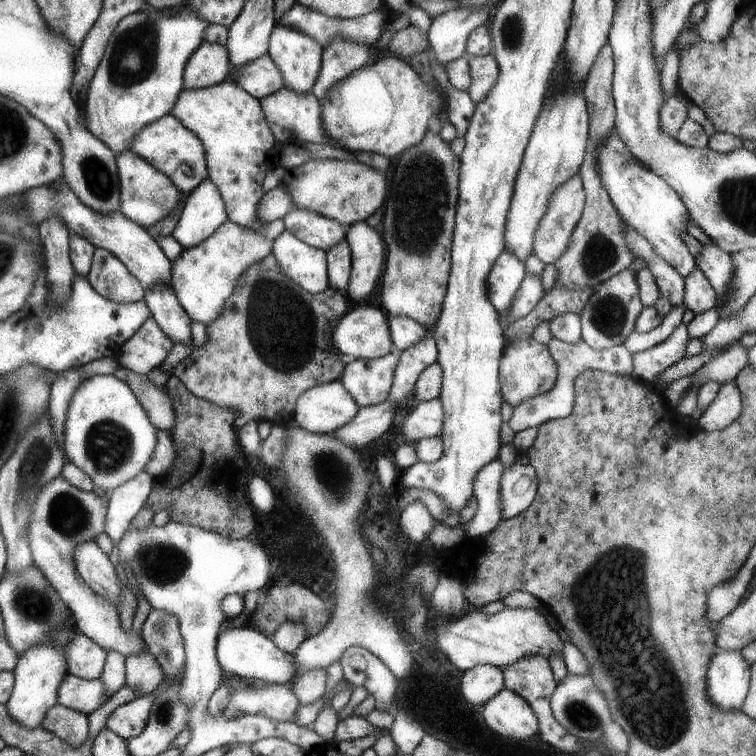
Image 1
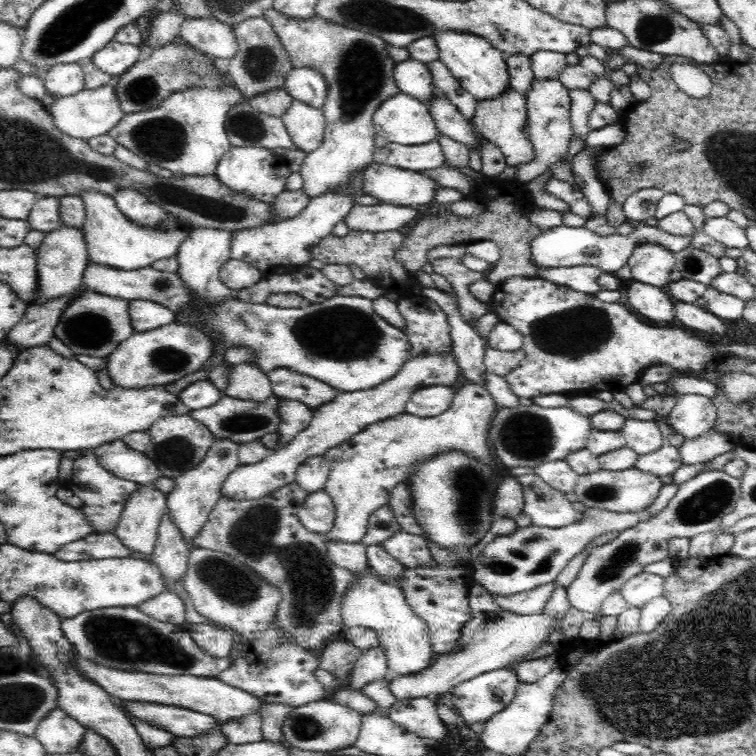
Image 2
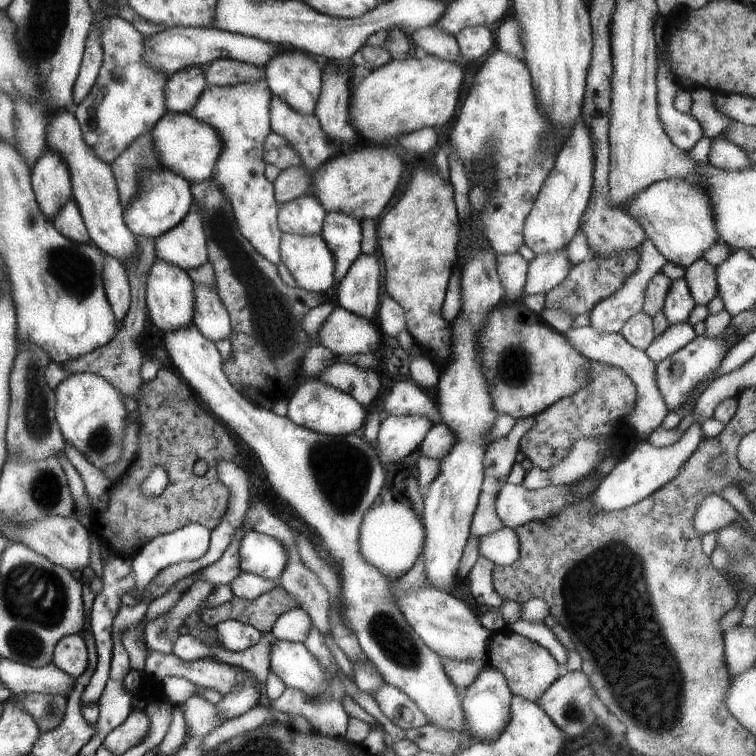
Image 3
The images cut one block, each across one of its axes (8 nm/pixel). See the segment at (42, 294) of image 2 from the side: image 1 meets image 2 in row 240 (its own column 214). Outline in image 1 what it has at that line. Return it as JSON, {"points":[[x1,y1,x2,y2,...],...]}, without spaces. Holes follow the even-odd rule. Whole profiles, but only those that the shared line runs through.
{"points":[[203,41,185,62,181,90,205,88,225,81,230,67,225,47]]}

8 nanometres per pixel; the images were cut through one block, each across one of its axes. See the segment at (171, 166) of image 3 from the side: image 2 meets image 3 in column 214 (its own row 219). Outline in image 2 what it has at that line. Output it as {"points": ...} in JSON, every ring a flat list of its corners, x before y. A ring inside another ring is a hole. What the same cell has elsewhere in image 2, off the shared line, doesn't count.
{"points":[[121,189,113,198,124,217,142,227,157,228,169,216,160,206,134,189]]}

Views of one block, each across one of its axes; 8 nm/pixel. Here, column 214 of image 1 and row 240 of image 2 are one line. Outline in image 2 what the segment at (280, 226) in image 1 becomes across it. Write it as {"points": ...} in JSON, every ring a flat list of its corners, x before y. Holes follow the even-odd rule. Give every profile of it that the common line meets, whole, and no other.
{"points":[[367,166,362,170,354,170,354,174,350,174,342,189,332,187,332,191,311,199,306,210,295,218,280,221,278,224,260,226,260,228,234,231,230,244,230,259,242,260,258,268,263,277,287,274,292,269,302,267,313,258,312,246,333,234,336,224,350,214,358,198,366,196,363,186,366,169]]}

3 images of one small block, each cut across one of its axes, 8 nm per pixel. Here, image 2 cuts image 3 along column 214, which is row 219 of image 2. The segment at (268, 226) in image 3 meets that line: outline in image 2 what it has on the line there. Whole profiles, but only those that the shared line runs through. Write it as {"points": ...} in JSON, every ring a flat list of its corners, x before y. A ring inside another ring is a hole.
{"points":[[85,189,75,195,84,204,85,222,82,232,92,263,104,264,122,271,147,268,160,260,177,257,180,245,184,244,184,240,188,240,192,230,196,230,180,217,170,214,157,228,142,227,124,217,114,198,106,193]]}

